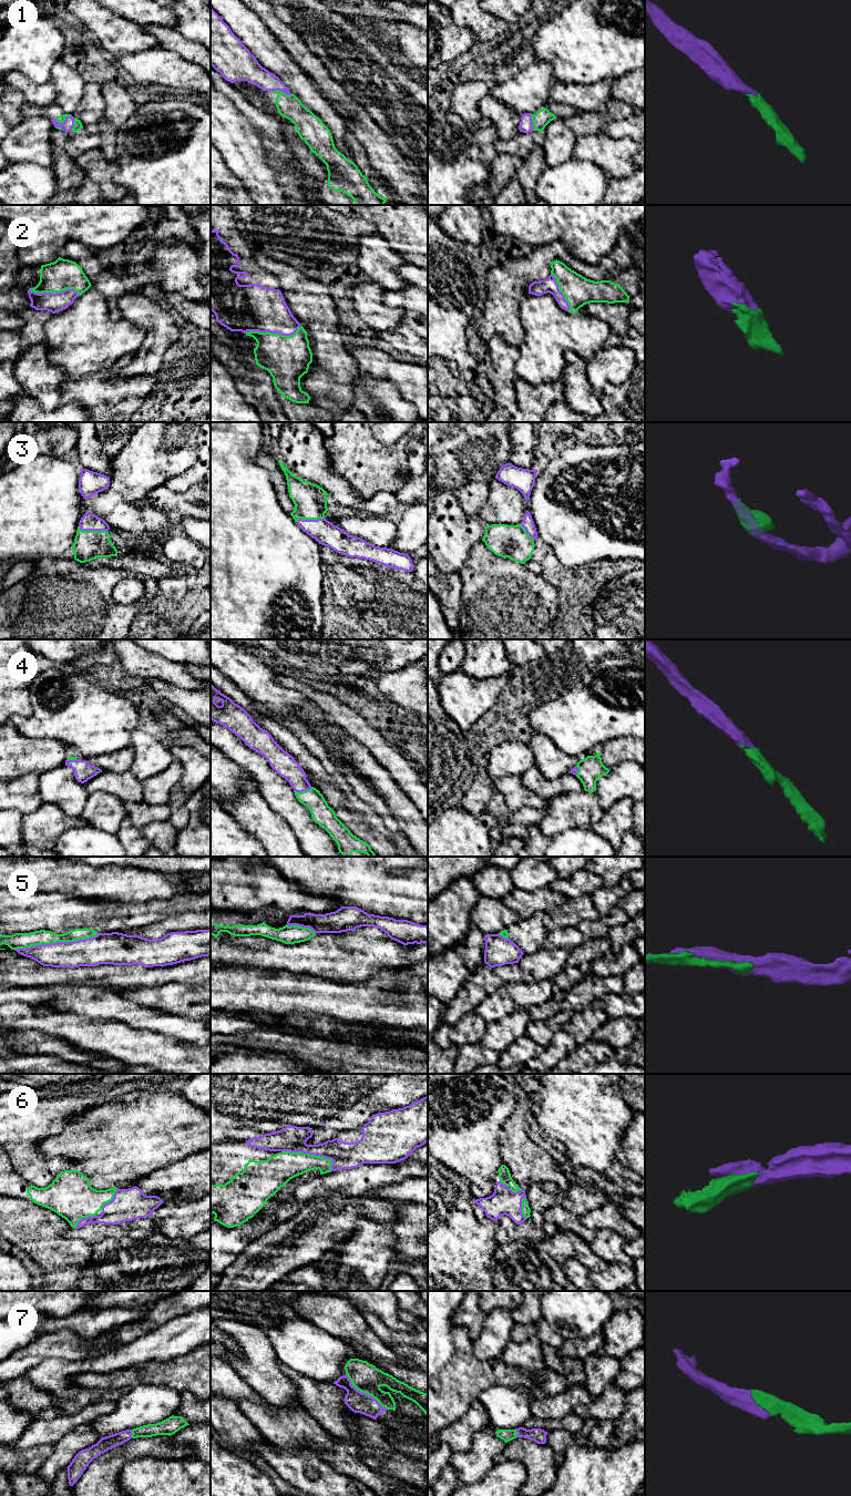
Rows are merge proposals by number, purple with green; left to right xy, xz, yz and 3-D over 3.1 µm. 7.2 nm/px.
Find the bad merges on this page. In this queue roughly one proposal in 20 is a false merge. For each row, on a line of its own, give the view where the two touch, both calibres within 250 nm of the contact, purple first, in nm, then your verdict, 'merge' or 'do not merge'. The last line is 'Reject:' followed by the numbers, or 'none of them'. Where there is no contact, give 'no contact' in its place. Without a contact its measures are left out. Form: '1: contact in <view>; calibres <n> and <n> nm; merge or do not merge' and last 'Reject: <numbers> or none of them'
1: contact in xz; calibres 160 and 170 nm; merge
2: contact in xz; calibres 340 and 340 nm; merge
3: contact in xy; calibres 120 and 220 nm; merge
4: contact in xz; calibres 160 and 160 nm; merge
5: contact in xy; calibres 200 and 110 nm; merge
6: contact in xz; calibres 190 and 220 nm; merge
7: contact in xz; calibres 160 and 220 nm; merge
Reject: none of them

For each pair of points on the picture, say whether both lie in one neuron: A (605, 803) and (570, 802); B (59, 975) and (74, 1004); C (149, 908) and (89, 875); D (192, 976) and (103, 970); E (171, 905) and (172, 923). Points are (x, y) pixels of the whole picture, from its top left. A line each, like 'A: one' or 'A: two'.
A: two
B: two
C: two
D: one
E: two

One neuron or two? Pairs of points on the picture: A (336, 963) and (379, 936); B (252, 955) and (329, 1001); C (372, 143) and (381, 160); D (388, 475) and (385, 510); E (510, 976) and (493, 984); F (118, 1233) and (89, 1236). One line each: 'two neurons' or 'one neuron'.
A: one neuron
B: two neurons
C: one neuron
D: two neurons
E: one neuron
F: one neuron

